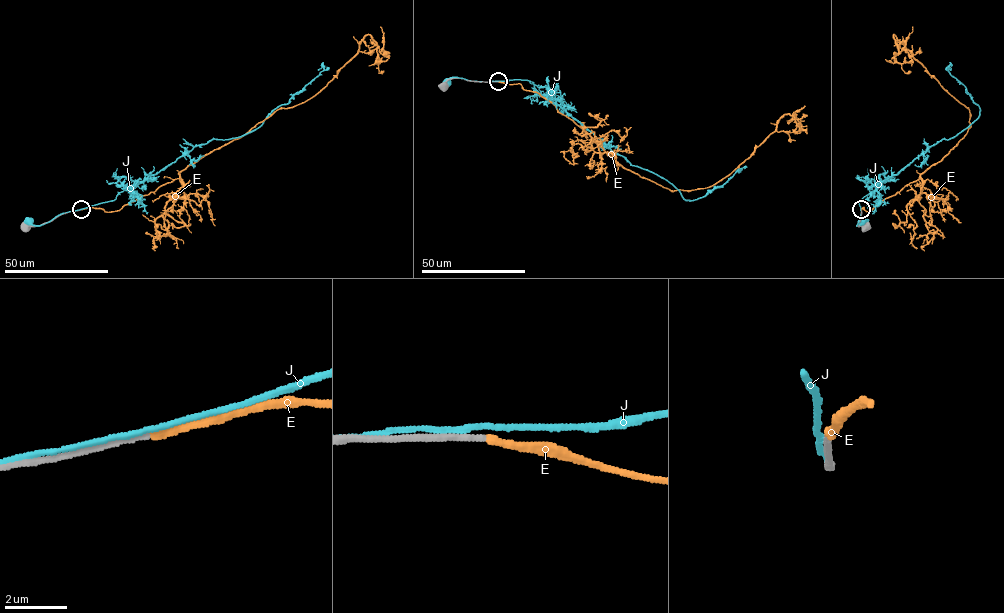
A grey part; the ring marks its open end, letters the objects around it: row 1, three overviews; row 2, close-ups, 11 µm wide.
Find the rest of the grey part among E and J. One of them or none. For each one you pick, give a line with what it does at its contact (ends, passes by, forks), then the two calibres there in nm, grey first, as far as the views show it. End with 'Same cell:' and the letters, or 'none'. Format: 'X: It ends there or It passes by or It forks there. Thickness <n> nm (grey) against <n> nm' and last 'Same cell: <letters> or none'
E: It ends there. Thickness 240 nm (grey) against 280 nm
Same cell: E

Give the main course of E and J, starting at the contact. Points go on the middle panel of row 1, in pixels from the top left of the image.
E: (498, 81), (537, 92), (616, 162), (670, 190), (710, 187), (783, 115), (795, 115), (786, 131)
J: (495, 81), (458, 77), (446, 81)

